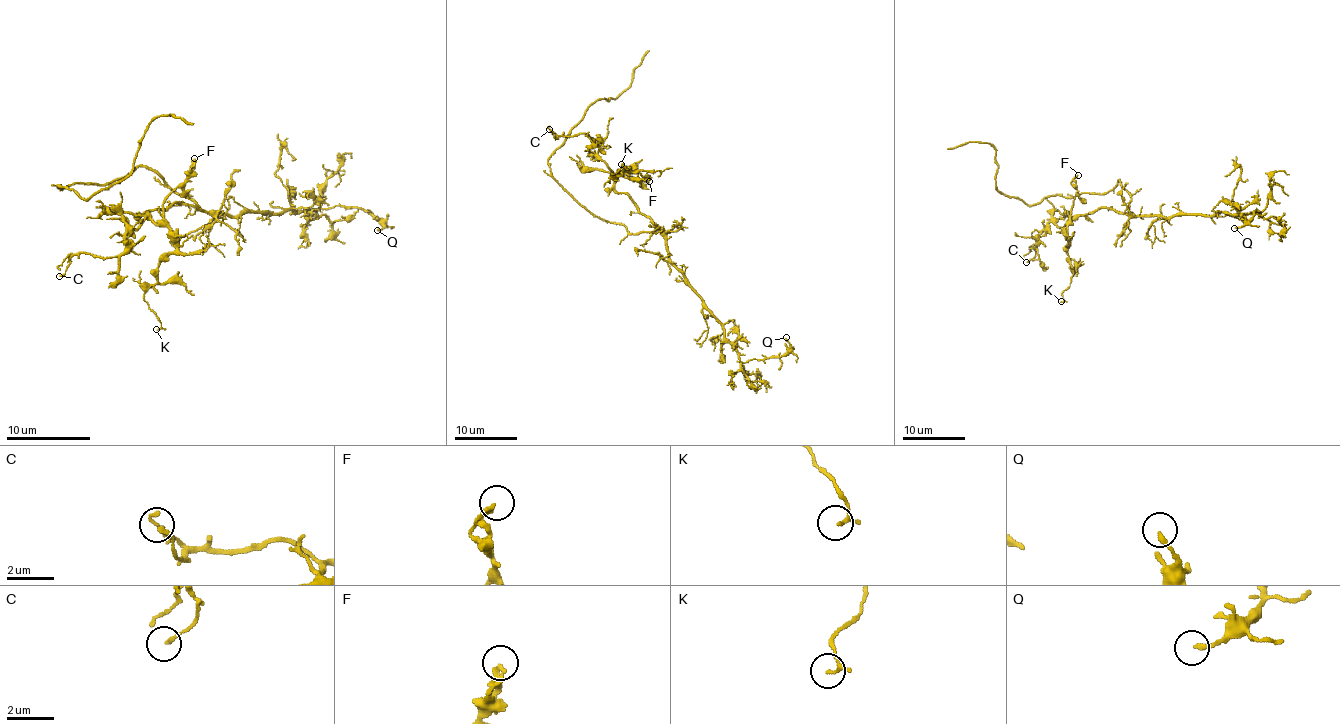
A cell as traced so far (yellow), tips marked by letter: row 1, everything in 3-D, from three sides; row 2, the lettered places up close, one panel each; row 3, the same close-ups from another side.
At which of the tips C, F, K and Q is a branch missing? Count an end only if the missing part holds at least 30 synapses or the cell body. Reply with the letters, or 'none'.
none

